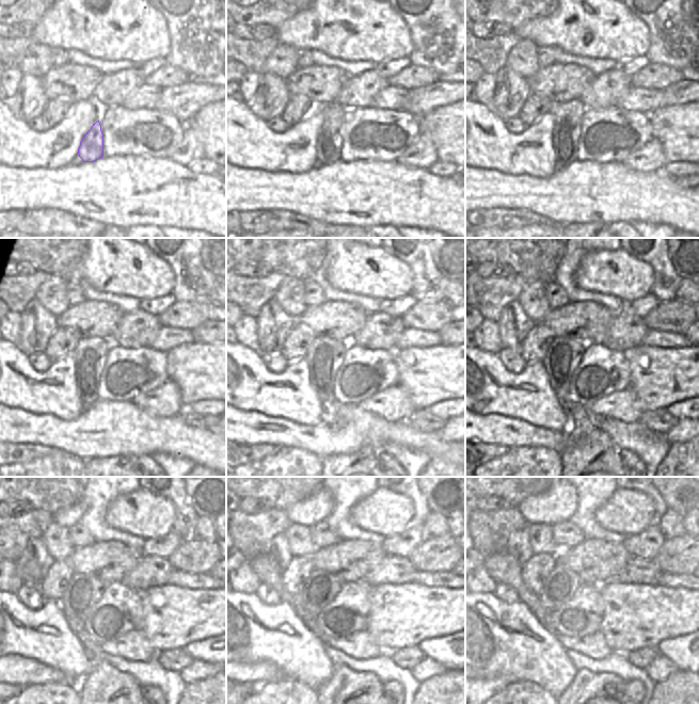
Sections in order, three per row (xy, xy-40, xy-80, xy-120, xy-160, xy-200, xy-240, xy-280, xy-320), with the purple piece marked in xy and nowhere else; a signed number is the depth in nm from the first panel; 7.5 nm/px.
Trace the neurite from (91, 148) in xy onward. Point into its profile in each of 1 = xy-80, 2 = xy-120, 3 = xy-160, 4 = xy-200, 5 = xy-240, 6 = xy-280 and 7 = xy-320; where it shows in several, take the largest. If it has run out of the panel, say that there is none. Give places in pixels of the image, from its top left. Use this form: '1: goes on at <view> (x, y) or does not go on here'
1: goes on at xy-80 (568, 115)
2: goes on at xy-120 (90, 353)
3: goes on at xy-160 (324, 356)
4: goes on at xy-200 (564, 354)
5: goes on at xy-240 (83, 591)
6: goes on at xy-280 (321, 587)
7: goes on at xy-320 (561, 584)

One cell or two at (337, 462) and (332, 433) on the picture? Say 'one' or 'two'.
two

